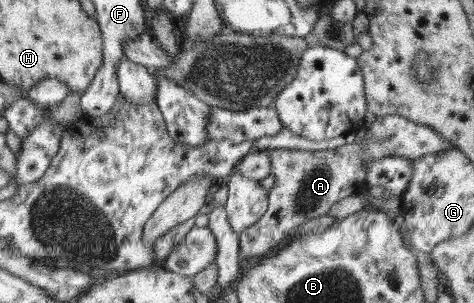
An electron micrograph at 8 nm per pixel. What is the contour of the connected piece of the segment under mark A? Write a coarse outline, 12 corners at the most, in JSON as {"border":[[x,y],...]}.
{"border":[[377,117],[362,142],[264,150],[275,182],[239,257],[265,256],[366,186],[368,161],[456,149]]}

